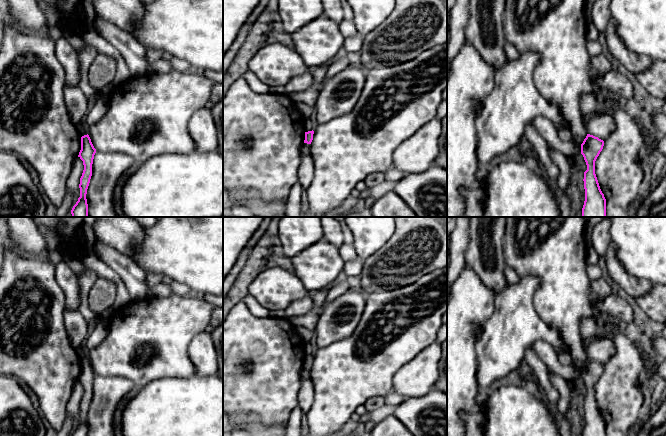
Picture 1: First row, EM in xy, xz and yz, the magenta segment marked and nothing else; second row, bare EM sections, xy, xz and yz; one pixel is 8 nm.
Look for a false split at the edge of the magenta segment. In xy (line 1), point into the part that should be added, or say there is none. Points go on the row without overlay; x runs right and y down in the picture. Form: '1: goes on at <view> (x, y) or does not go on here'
1: does not go on here

